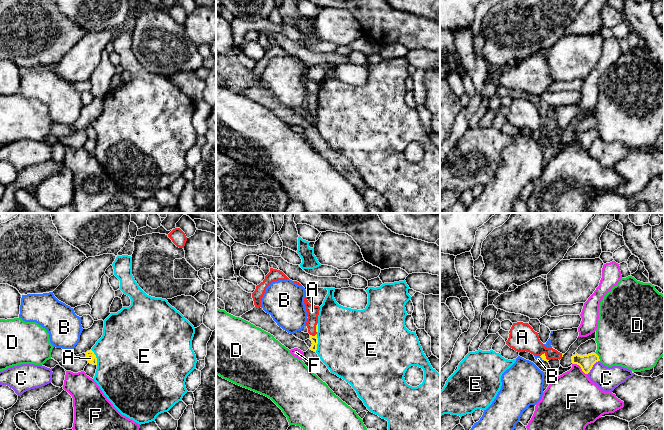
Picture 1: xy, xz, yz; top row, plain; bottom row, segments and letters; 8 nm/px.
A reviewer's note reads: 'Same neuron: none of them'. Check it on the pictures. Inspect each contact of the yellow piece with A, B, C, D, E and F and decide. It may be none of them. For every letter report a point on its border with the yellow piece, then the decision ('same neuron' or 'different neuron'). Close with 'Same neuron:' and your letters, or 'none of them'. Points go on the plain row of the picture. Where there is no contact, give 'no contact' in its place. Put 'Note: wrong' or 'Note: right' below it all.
A: xz (316, 107) | different neuron
B: yz (542, 134) | different neuron
C: yz (592, 142) | different neuron
D: yz (598, 132) | different neuron
E: xz (317, 119) | different neuron
F: yz (580, 142) | different neuron
Same neuron: none of them
Note: right

